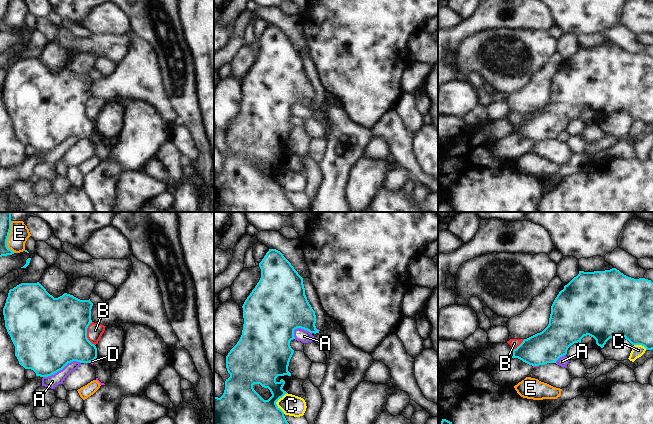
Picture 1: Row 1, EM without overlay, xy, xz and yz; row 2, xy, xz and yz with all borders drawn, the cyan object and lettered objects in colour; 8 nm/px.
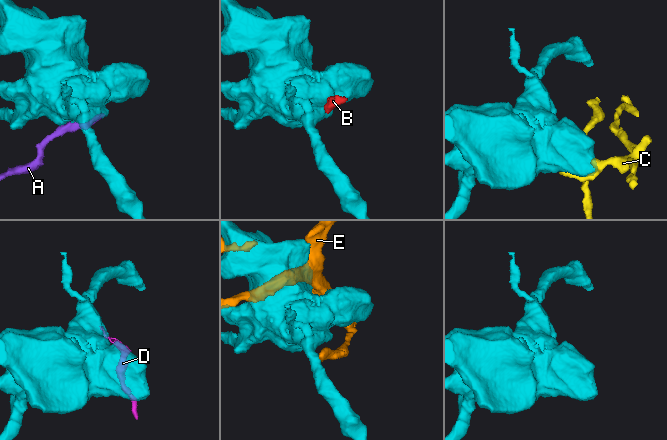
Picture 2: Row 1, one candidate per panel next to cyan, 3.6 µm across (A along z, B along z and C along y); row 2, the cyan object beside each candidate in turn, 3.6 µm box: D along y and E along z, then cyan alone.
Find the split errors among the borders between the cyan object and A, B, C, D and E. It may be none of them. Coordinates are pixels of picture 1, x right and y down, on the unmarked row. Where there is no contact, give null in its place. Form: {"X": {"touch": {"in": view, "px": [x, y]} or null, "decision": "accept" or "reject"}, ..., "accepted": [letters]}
{"A": {"touch": {"in": "xy", "px": [61, 145]}, "decision": "reject"}, "B": {"touch": {"in": "xy", "px": [86, 110]}, "decision": "reject"}, "C": {"touch": {"in": "xz", "px": [276, 177]}, "decision": "reject"}, "D": {"touch": {"in": "xz", "px": [316, 105]}, "decision": "reject"}, "E": {"touch": {"in": "xy", "px": [7, 15]}, "decision": "reject"}, "accepted": []}

